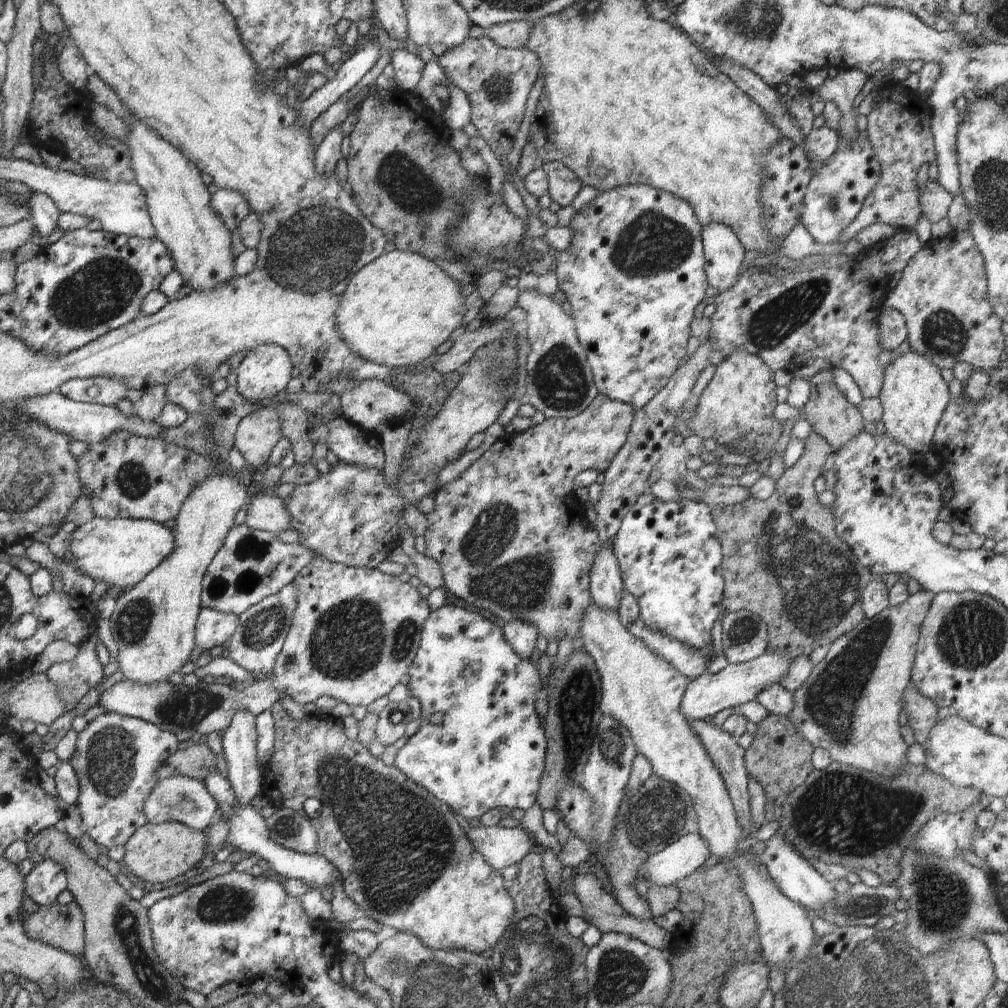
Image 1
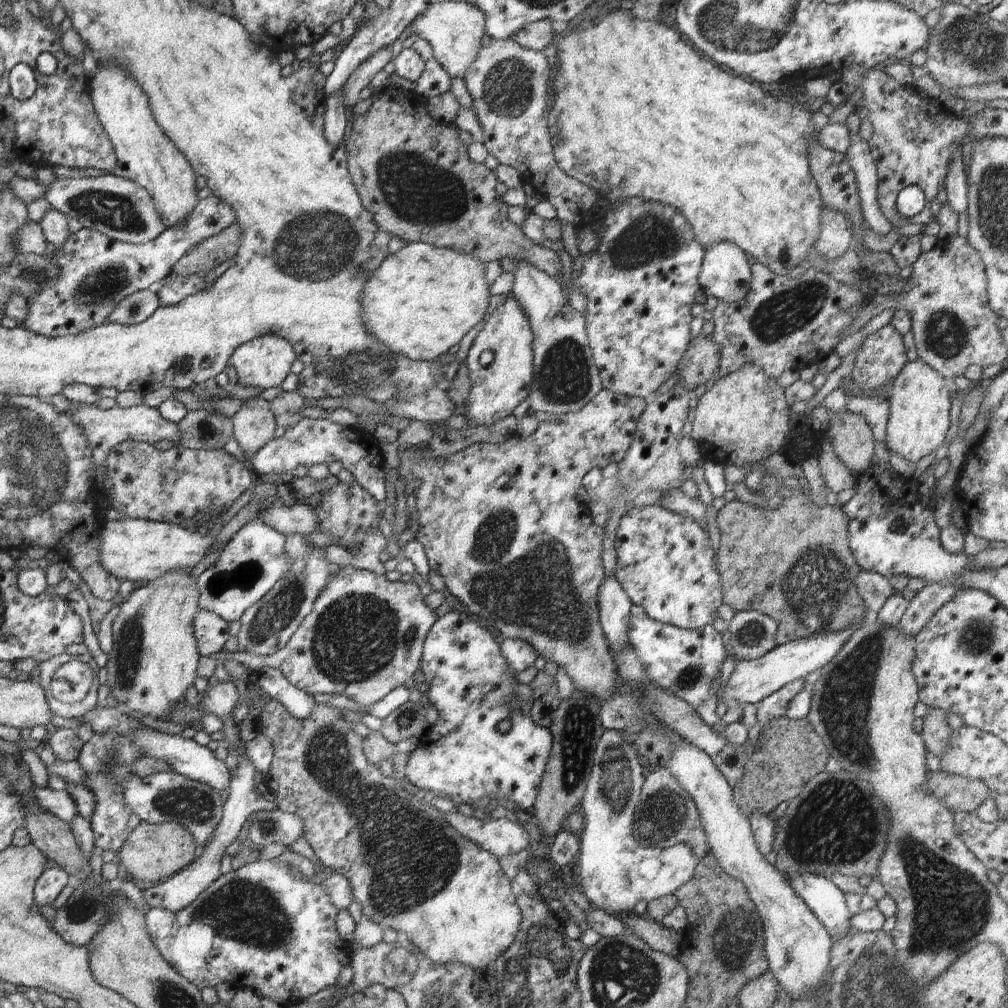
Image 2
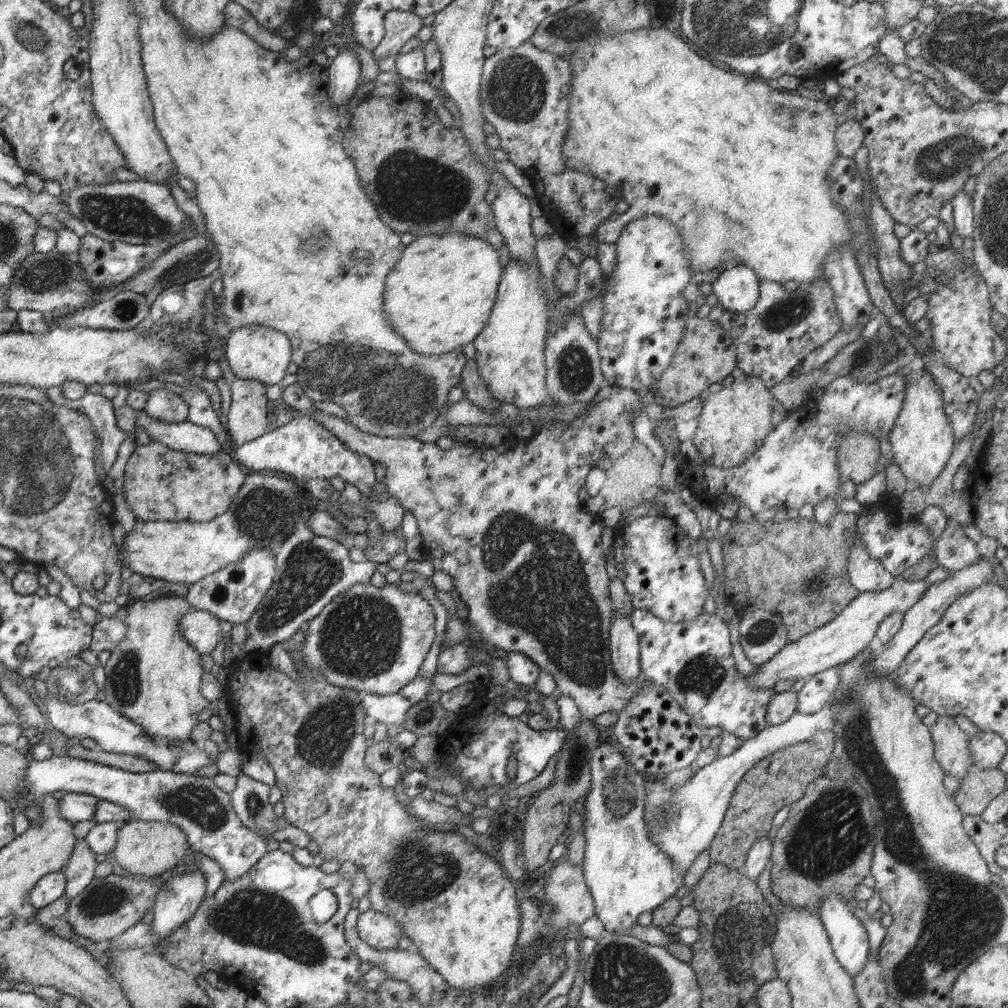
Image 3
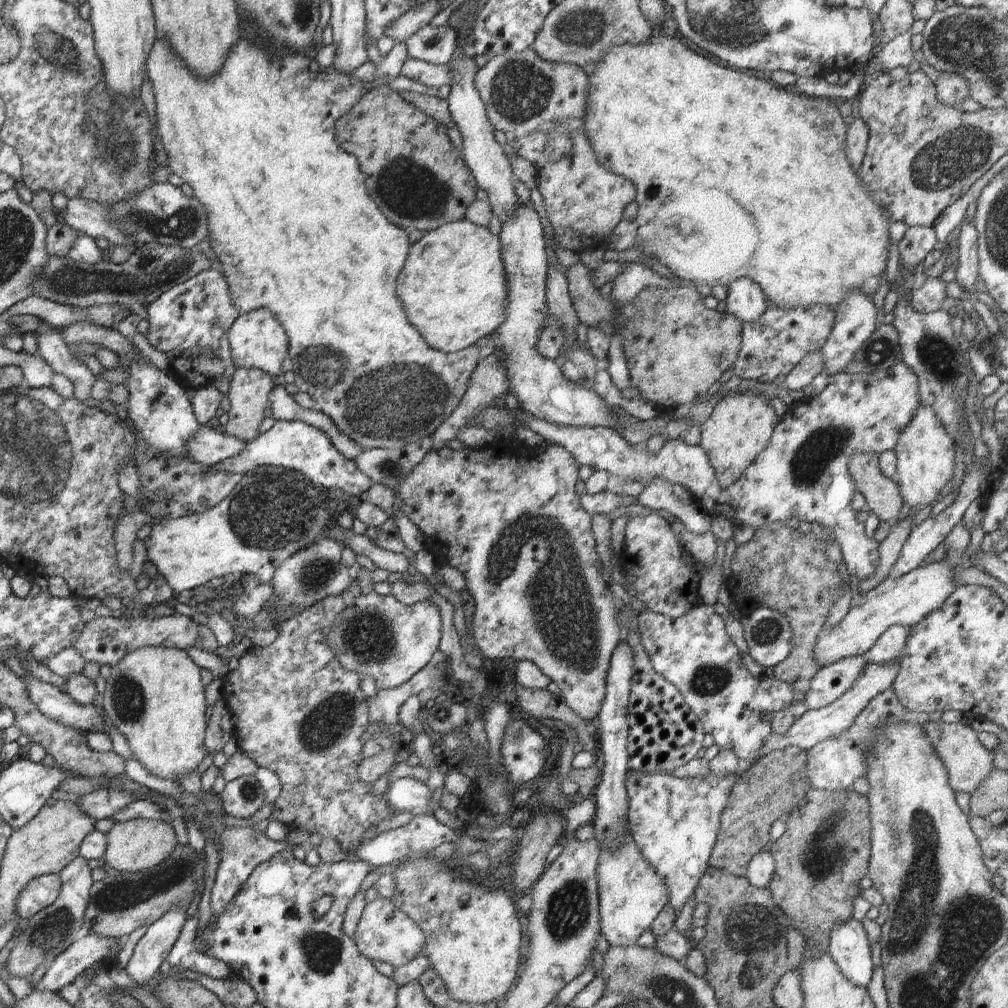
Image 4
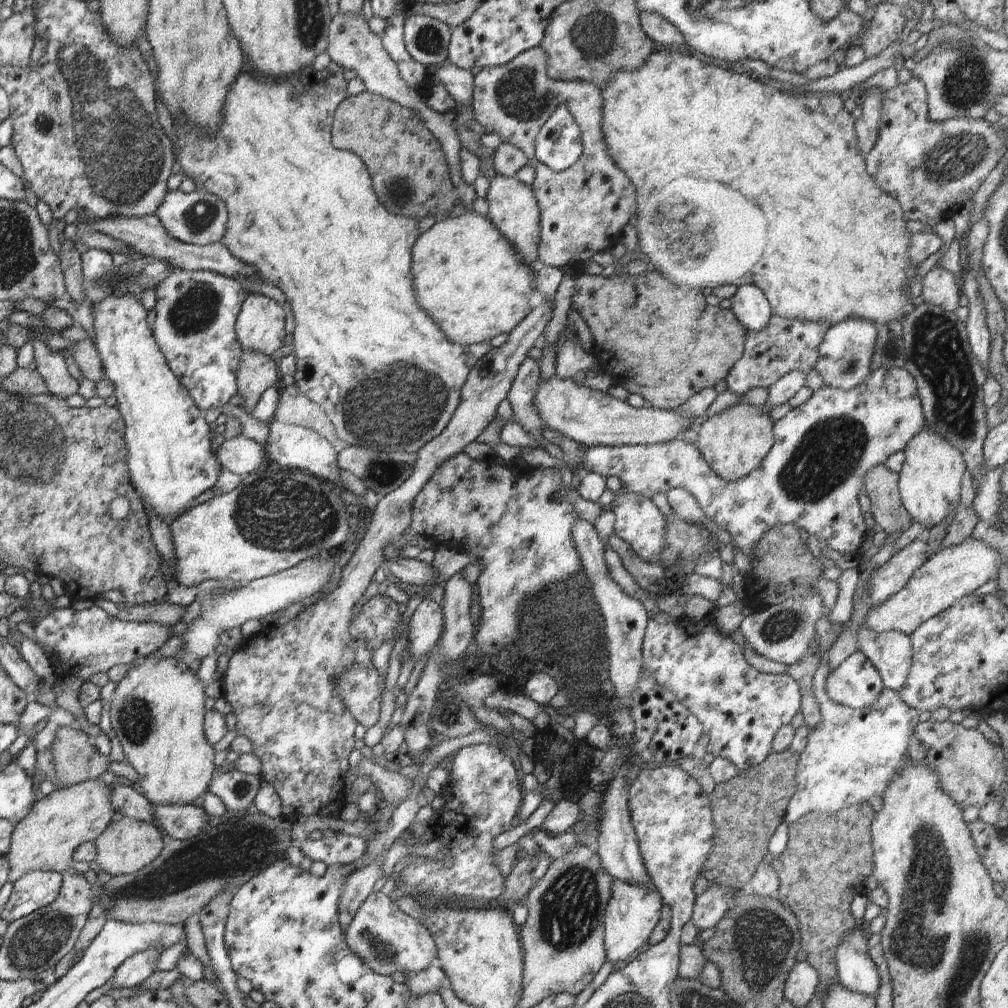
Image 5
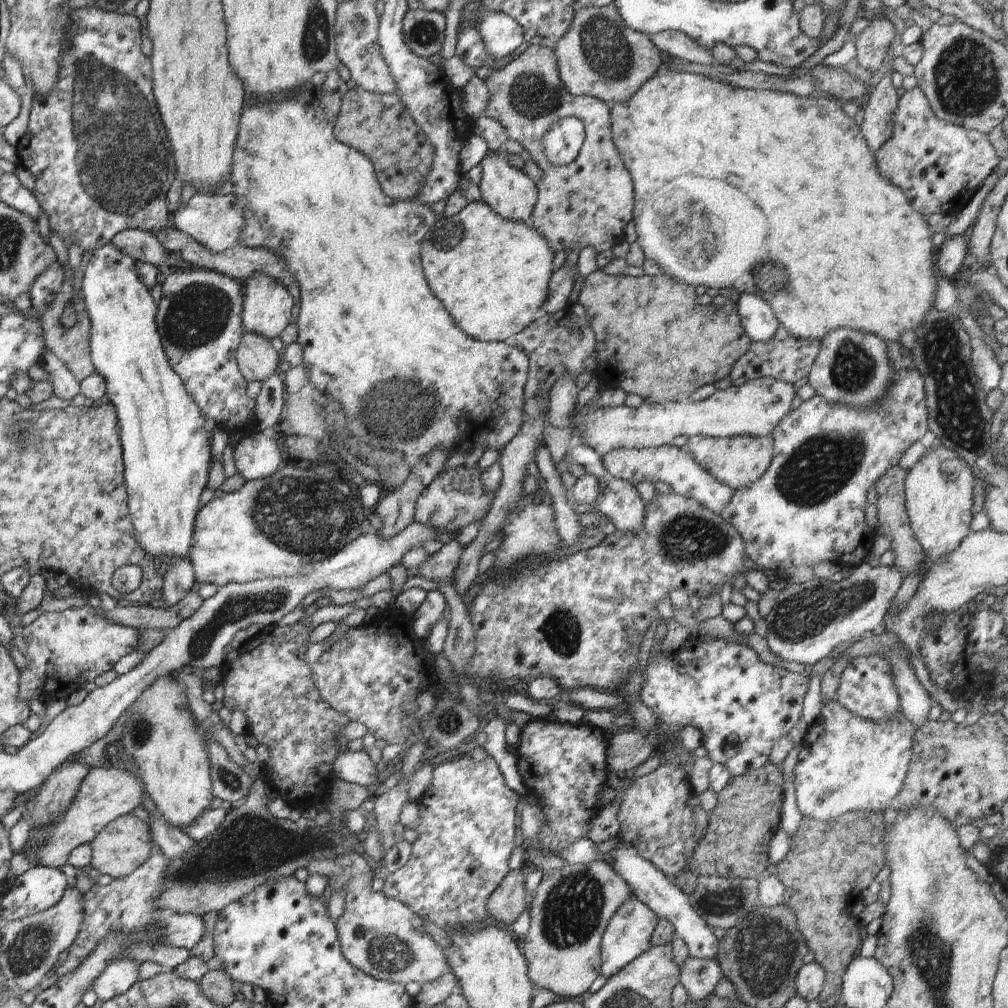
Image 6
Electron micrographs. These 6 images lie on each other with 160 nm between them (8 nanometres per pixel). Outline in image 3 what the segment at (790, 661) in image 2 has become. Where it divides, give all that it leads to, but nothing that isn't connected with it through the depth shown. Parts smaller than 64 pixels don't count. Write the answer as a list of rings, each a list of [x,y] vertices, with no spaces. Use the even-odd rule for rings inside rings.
[[[896,578],[894,584],[884,592],[859,593],[828,625],[796,640],[796,643],[789,643],[772,660],[768,660],[768,663],[764,662],[752,676],[746,677],[748,684],[752,684],[752,688],[758,686],[758,688],[774,689],[780,682],[785,684],[787,680],[798,681],[800,678],[804,680],[808,676],[815,676],[824,670],[852,661],[852,658],[860,656],[860,652],[868,650],[880,622],[885,620],[886,616],[893,614],[903,616],[920,600],[921,596],[924,596],[925,592],[928,592],[928,588],[930,586],[924,580]]]

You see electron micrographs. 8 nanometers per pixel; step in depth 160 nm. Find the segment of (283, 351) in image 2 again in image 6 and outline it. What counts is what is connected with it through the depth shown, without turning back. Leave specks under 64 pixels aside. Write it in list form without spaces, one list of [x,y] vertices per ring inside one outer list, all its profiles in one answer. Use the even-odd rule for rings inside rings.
[[[254,272],[254,276],[244,281],[244,285],[246,294],[243,296],[243,329],[256,332],[270,341],[280,337],[284,328],[287,328],[291,322],[292,308],[295,305],[290,292],[282,286],[280,281],[268,278],[264,272]]]

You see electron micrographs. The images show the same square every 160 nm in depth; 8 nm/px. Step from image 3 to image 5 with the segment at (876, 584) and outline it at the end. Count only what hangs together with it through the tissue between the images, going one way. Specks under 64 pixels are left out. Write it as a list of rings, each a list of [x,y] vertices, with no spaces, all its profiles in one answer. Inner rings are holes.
[[[878,368],[871,372],[870,376],[864,380],[862,384],[858,384],[856,388],[850,388],[850,390],[838,390],[836,388],[828,388],[826,386],[820,388],[814,392],[812,398],[807,402],[804,402],[802,406],[798,406],[793,410],[790,410],[777,422],[773,422],[773,434],[774,434],[774,445],[768,455],[762,460],[761,467],[756,468],[754,471],[750,472],[748,476],[742,478],[741,480],[736,480],[729,482],[723,480],[720,476],[717,476],[706,463],[706,460],[702,458],[700,452],[691,443],[686,443],[681,438],[674,439],[672,441],[664,442],[662,444],[654,444],[650,446],[592,446],[592,448],[585,448],[584,456],[582,456],[582,464],[584,469],[588,472],[597,473],[601,476],[618,476],[622,481],[622,484],[630,490],[630,492],[636,492],[636,494],[642,494],[642,496],[651,497],[656,493],[667,492],[672,488],[682,488],[682,490],[692,494],[695,500],[700,506],[700,510],[704,512],[704,515],[715,522],[719,528],[726,530],[728,534],[734,540],[736,545],[735,549],[742,551],[744,556],[749,556],[754,558],[754,548],[758,546],[760,538],[770,530],[770,528],[776,528],[778,524],[794,524],[798,529],[803,528],[807,533],[815,535],[818,540],[825,540],[834,551],[841,553],[852,553],[858,552],[863,543],[863,536],[865,535],[866,524],[864,523],[864,516],[858,505],[858,496],[863,493],[864,478],[868,476],[868,472],[876,466],[885,465],[886,460],[897,454],[898,452],[904,451],[904,448],[908,446],[910,440],[914,436],[918,435],[918,432],[922,432],[926,429],[925,417],[923,414],[922,404],[920,403],[918,388],[915,379],[903,368]]]

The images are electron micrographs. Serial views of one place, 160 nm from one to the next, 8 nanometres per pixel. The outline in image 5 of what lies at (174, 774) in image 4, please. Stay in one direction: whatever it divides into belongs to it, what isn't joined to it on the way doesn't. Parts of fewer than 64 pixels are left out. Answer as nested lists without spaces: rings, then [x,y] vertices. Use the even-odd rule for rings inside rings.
[[[155,658],[138,661],[126,676],[116,684],[110,704],[110,723],[120,741],[126,759],[138,774],[138,782],[144,796],[153,804],[160,806],[194,805],[202,798],[212,781],[215,751],[206,740],[203,730],[205,691],[202,682],[193,673],[188,662],[175,658]]]

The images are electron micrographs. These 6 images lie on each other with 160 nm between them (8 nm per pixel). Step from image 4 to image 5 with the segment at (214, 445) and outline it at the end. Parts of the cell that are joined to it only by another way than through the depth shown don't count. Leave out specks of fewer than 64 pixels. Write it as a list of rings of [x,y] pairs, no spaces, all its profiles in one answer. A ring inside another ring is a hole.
[[[243,435],[227,438],[214,456],[223,470],[242,478],[256,472],[263,462],[268,462],[266,446]]]

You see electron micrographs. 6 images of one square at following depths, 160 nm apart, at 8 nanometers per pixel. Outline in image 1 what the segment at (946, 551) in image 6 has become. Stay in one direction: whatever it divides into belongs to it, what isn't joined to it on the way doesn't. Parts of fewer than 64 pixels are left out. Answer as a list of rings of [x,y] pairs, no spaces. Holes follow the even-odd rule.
[[[910,351],[896,355],[885,368],[881,393],[877,398],[883,408],[886,434],[904,444],[913,453],[924,455],[932,450],[932,435],[950,398],[948,383],[941,370],[925,356]]]

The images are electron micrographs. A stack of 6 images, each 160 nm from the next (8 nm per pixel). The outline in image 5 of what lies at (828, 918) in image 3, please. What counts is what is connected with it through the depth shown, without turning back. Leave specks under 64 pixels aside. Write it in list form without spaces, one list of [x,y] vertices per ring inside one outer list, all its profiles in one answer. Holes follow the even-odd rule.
[[[852,930],[836,948],[838,983],[850,992],[870,998],[878,996],[880,974],[868,954],[865,930]]]

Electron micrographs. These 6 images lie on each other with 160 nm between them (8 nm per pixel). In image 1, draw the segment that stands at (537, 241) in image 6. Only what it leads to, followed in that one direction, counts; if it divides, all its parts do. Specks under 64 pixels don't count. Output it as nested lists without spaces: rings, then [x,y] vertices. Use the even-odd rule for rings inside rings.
[[[395,249],[365,264],[352,276],[344,292],[346,300],[339,300],[335,321],[337,332],[348,348],[360,357],[360,362],[374,362],[388,368],[417,365],[431,354],[435,354],[436,348],[450,338],[453,330],[463,326],[462,318],[467,309],[464,305],[465,298],[462,298],[457,281],[447,276],[438,267],[438,262],[420,253]]]

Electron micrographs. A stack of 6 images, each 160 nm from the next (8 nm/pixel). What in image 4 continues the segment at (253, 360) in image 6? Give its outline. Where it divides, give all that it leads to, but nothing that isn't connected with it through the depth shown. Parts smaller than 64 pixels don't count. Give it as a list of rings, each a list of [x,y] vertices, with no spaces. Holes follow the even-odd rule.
[[[236,368],[229,382],[228,398],[231,410],[228,413],[226,435],[234,436],[243,442],[252,441],[259,435],[258,428],[266,417],[264,408],[269,407],[270,393],[275,388],[275,380],[264,370],[256,368]]]

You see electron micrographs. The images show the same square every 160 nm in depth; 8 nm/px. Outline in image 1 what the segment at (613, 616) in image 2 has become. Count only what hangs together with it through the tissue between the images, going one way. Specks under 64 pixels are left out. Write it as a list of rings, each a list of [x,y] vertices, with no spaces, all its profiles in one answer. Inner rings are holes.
[[[600,547],[589,572],[591,600],[604,609],[617,610],[625,584],[613,547]]]

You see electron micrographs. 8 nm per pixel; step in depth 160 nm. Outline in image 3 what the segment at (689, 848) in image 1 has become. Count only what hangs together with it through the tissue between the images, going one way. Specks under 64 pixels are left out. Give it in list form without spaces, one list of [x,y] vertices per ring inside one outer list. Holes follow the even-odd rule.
[[[615,741],[596,743],[591,766],[591,790],[586,798],[586,814],[583,816],[584,838],[584,879],[590,895],[594,900],[596,918],[602,922],[605,930],[612,934],[628,935],[628,930],[638,922],[638,917],[644,912],[652,912],[666,900],[675,897],[680,887],[684,887],[682,872],[672,864],[672,860],[656,848],[646,836],[644,824],[644,782],[645,777],[638,774],[620,754]]]

